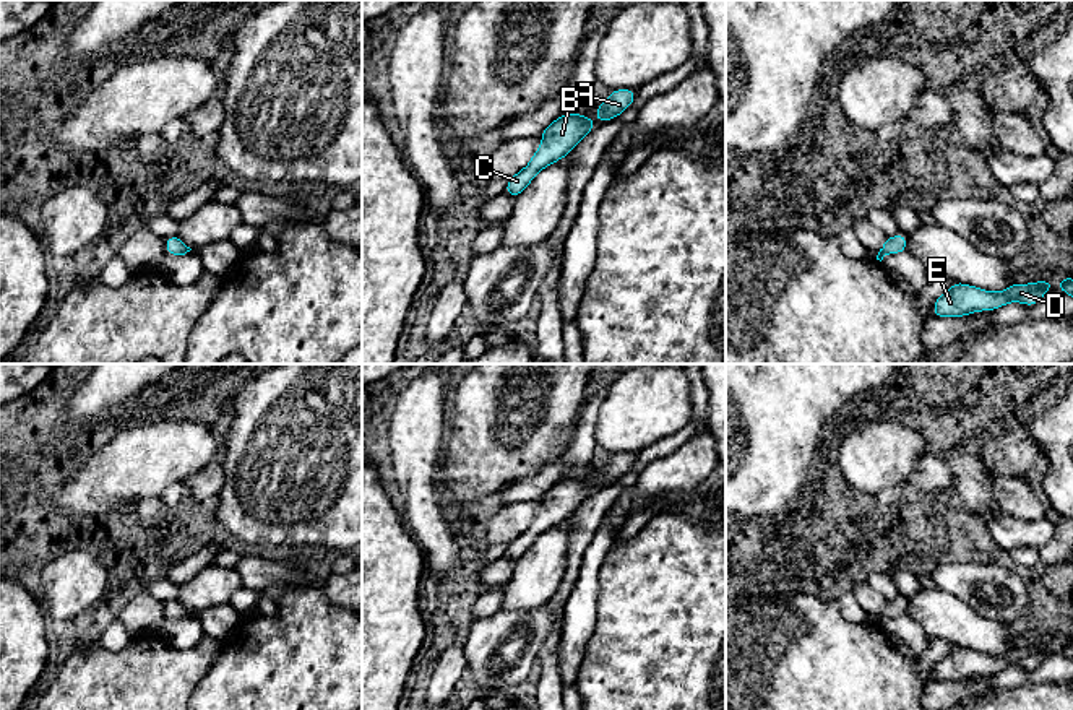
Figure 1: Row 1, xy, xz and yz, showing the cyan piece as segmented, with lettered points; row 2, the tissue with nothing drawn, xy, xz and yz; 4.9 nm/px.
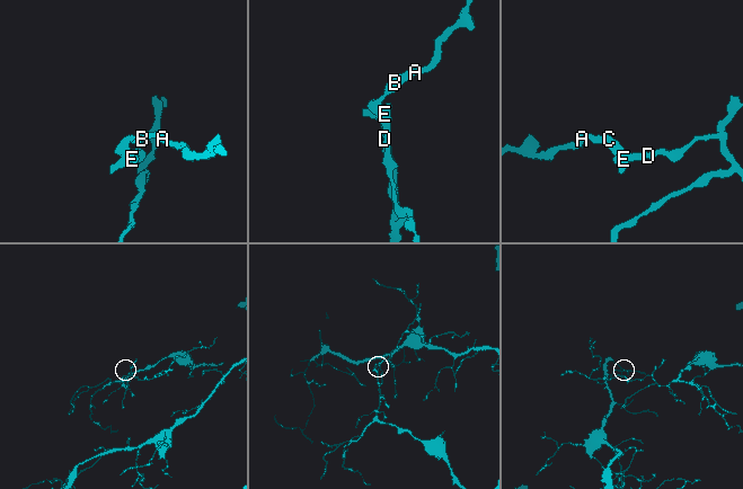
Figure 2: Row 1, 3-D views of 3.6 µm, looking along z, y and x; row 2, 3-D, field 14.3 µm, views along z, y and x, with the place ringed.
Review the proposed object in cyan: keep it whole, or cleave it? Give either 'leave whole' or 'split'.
leave whole

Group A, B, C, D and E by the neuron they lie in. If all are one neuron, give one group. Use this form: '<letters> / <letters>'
A B C D E

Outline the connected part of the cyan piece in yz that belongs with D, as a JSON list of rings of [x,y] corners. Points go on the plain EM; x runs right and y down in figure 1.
[[[1041,643],[1032,648],[1013,647],[1006,655],[990,656],[954,645],[954,648],[935,665],[932,676],[935,681],[964,681],[977,674],[995,674],[1015,665],[1032,671],[1052,652],[1052,645]]]

